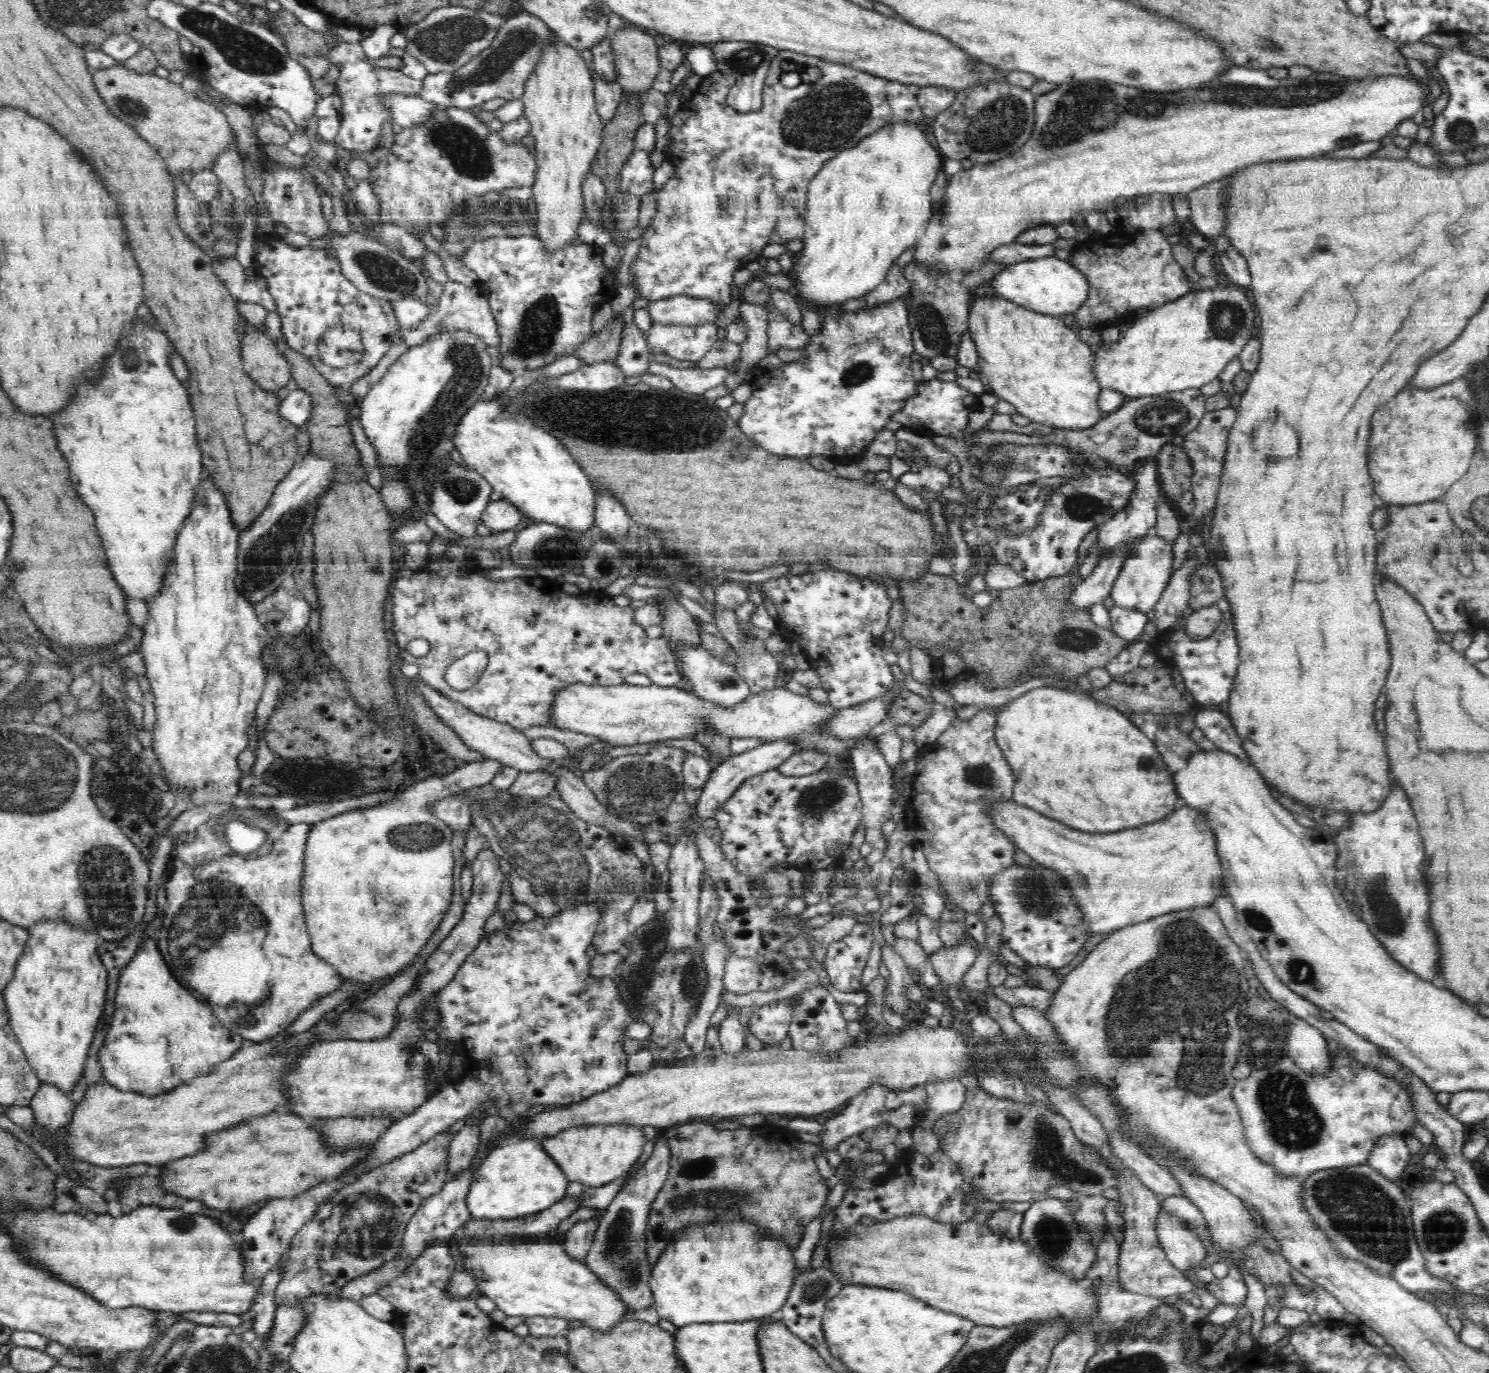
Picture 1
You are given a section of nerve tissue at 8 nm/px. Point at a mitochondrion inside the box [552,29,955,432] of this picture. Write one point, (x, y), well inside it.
(824, 120)

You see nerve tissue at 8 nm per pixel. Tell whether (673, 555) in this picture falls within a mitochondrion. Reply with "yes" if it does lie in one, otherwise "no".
no

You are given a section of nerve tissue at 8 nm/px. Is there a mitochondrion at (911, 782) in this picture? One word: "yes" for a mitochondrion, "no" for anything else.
no

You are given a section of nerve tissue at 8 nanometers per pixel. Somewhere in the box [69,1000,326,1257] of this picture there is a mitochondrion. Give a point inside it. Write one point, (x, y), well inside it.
(184, 1225)

